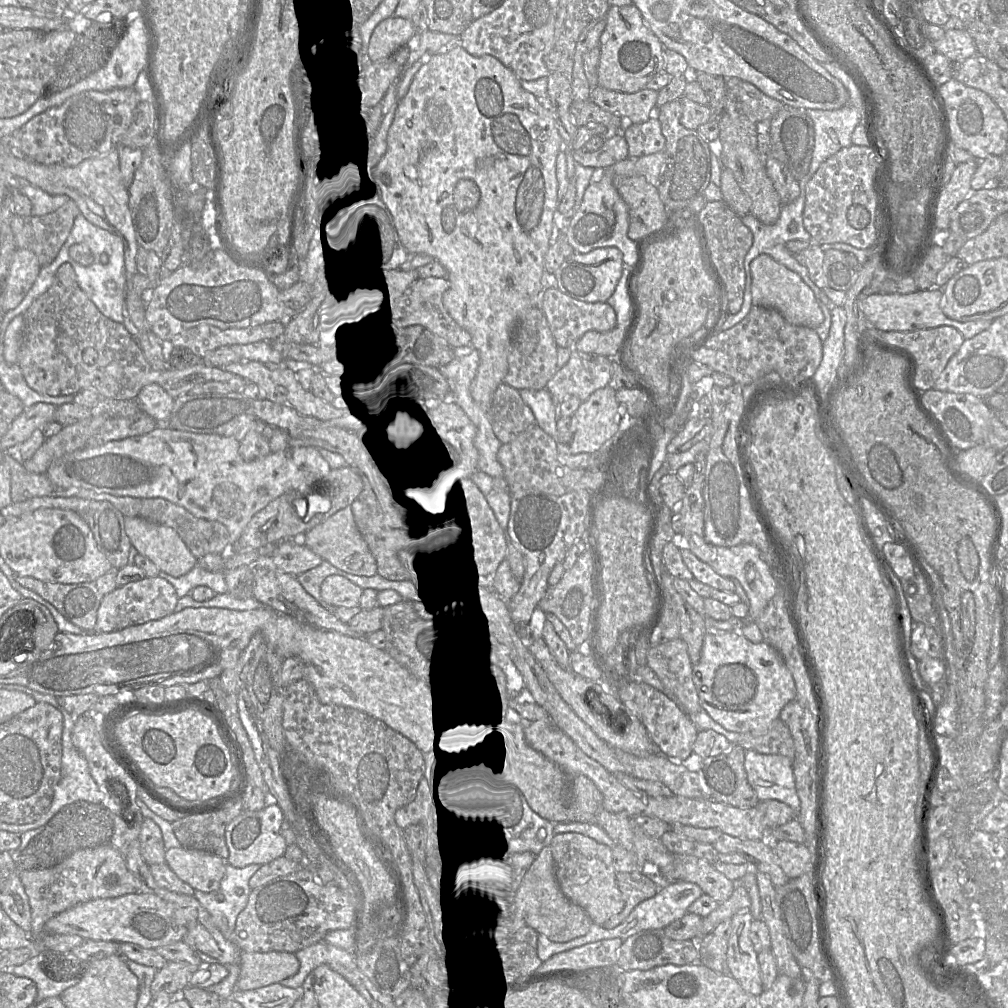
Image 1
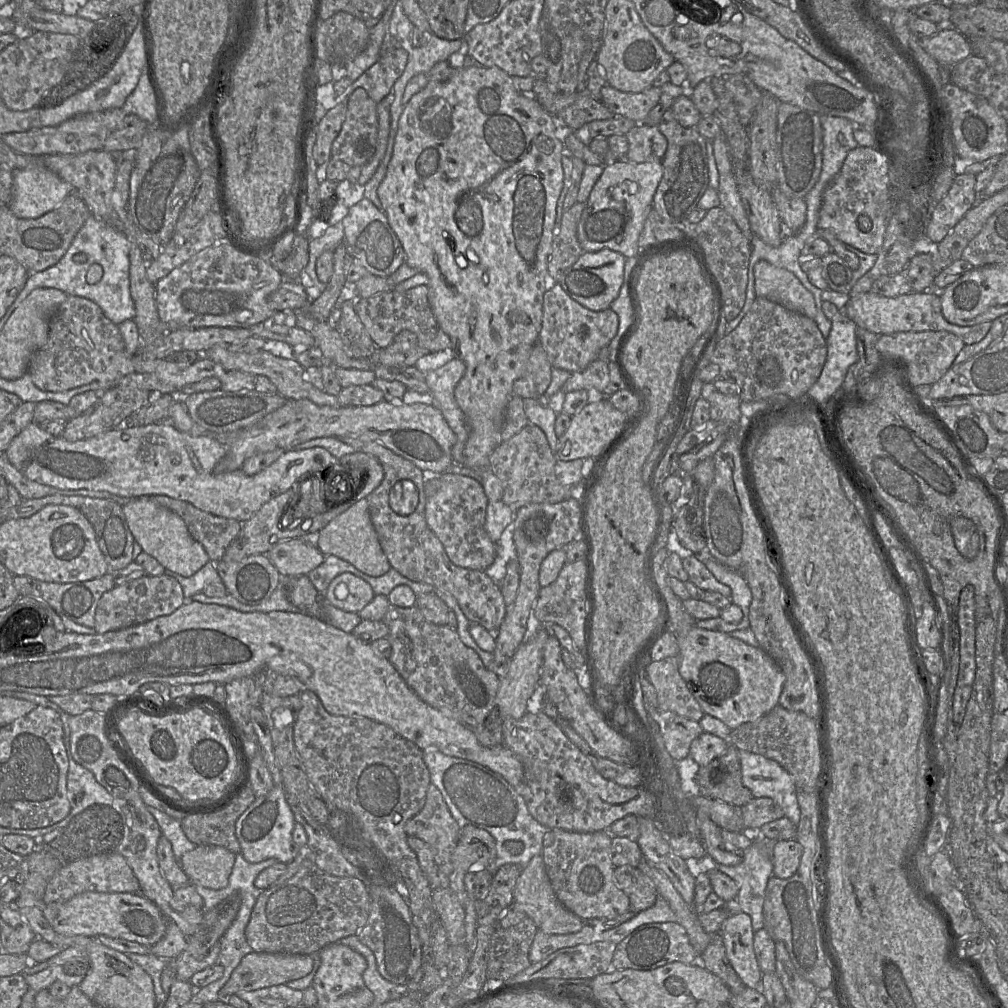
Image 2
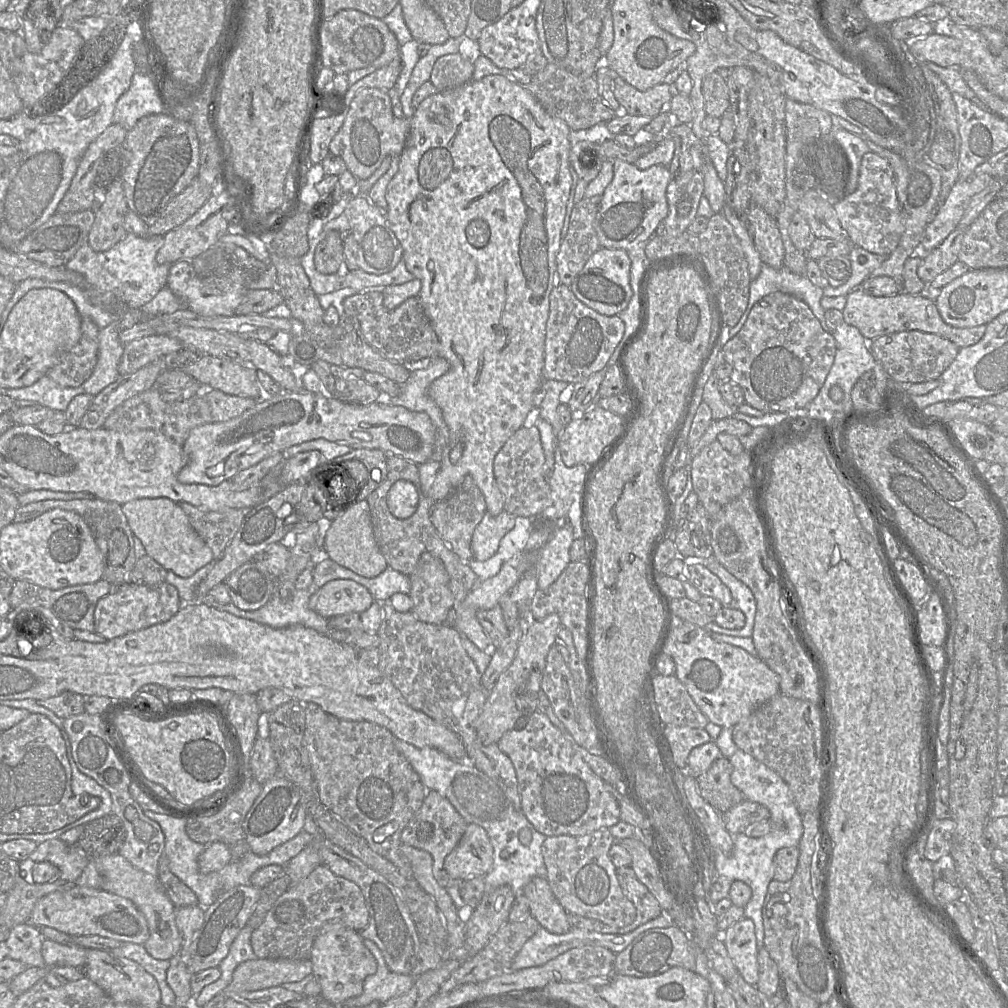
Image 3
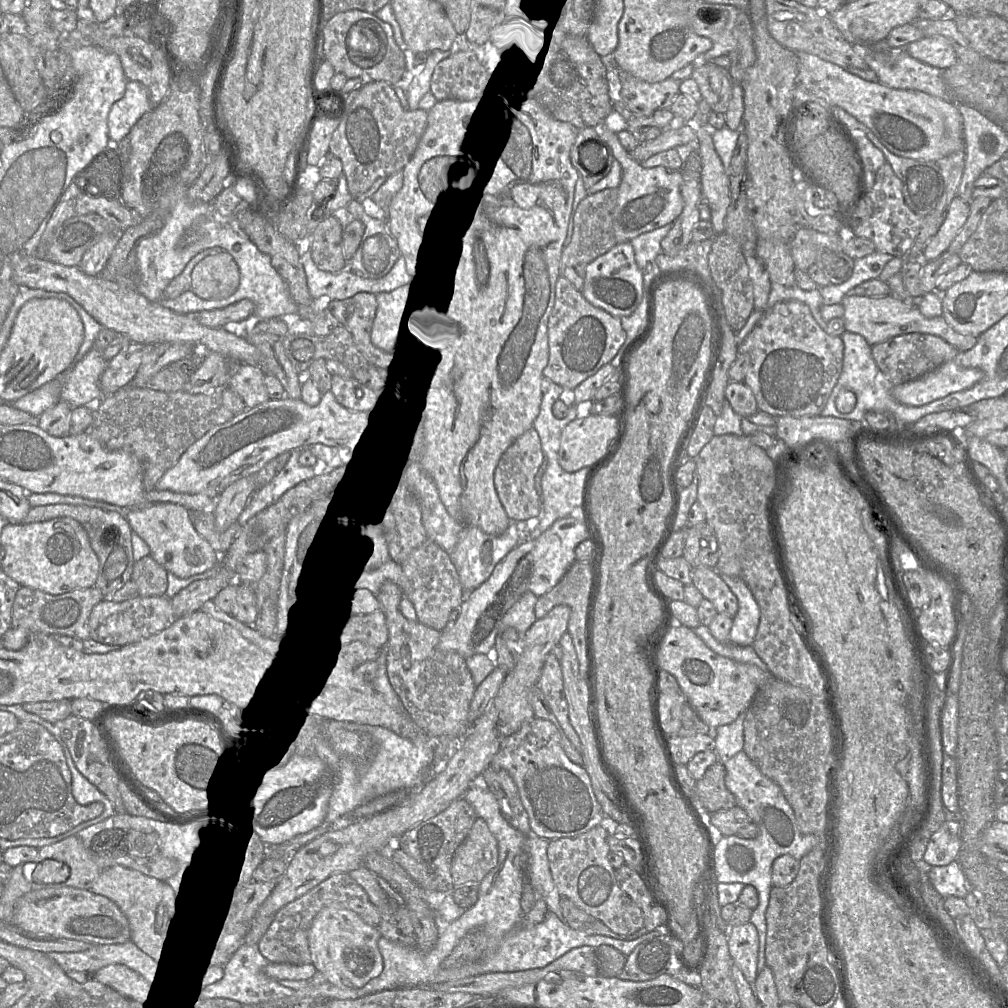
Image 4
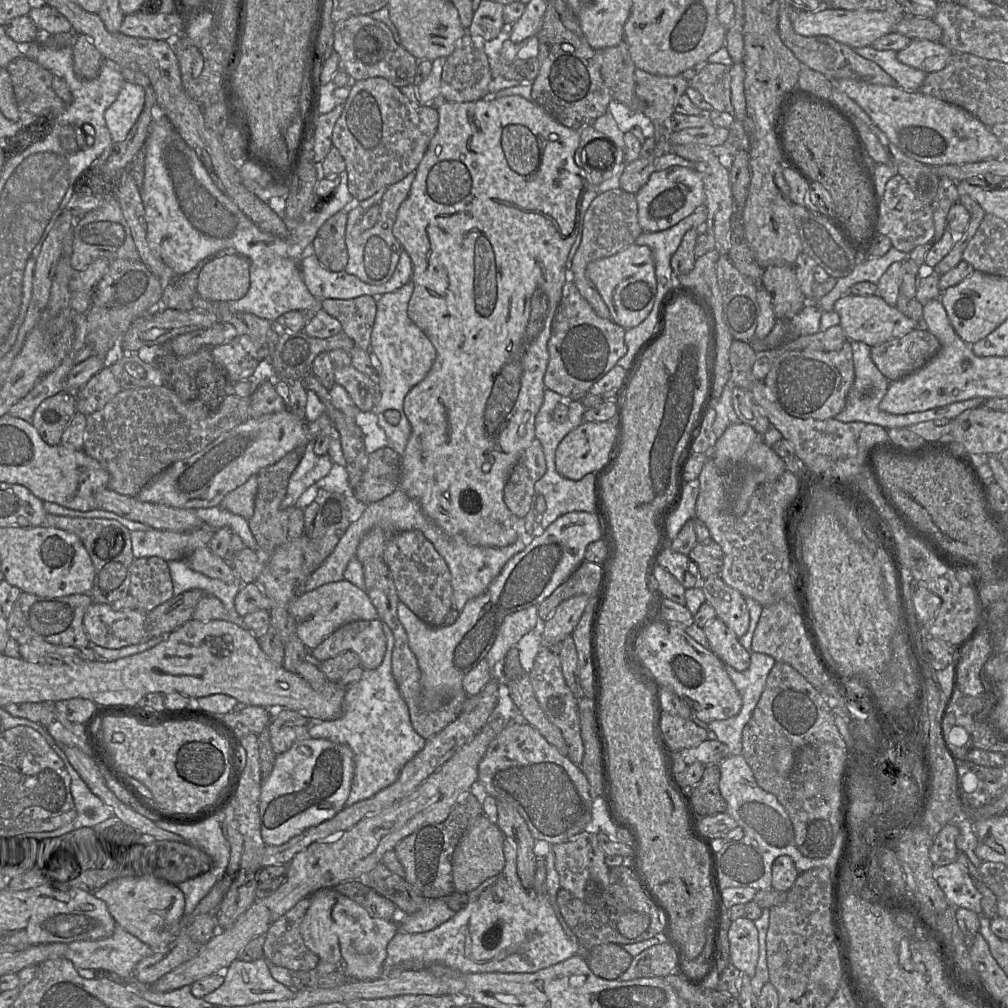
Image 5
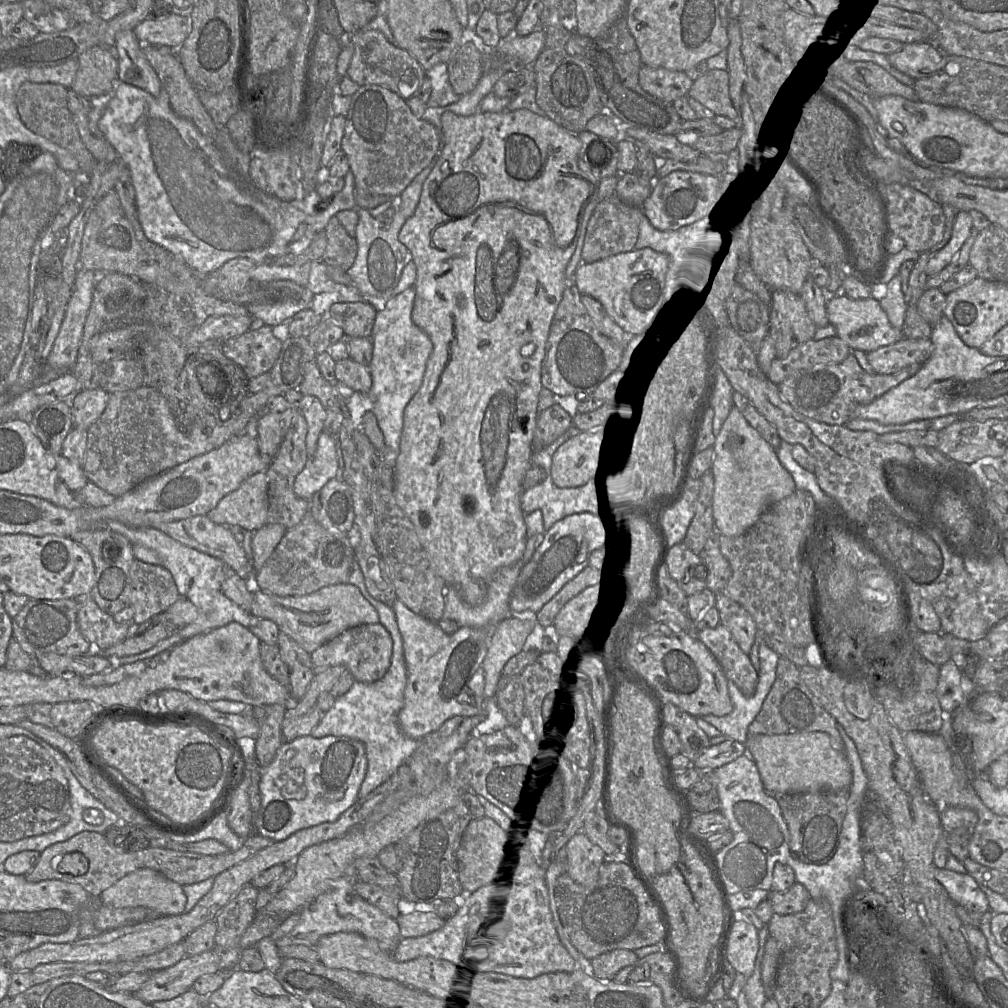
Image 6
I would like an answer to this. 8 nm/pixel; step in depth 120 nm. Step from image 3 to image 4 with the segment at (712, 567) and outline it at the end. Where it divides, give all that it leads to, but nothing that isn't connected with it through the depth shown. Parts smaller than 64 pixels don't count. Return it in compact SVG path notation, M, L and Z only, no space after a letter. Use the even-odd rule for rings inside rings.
M717 573L727 584L738 601L738 612L729 634L730 643L741 647L752 646L760 621L758 604L744 581Z

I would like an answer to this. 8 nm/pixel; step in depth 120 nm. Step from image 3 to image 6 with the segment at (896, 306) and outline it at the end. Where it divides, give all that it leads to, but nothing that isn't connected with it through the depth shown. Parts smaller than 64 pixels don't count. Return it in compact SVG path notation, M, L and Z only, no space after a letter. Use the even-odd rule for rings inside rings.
M840 293L826 303L826 312L829 322L837 330L837 336L851 350L869 353L883 346L894 344L904 337L902 329L897 329L891 325L880 302L873 297L854 300L844 293Z

